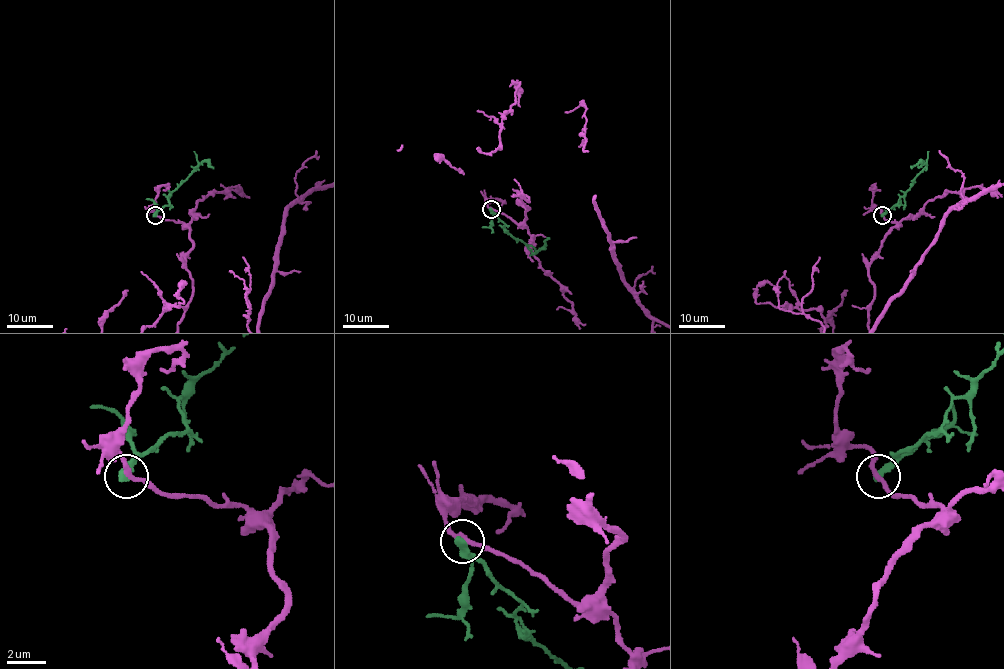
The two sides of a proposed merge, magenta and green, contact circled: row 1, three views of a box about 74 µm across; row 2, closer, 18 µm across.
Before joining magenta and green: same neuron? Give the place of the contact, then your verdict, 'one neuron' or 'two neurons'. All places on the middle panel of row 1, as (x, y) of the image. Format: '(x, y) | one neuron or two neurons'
(491, 209) | two neurons

